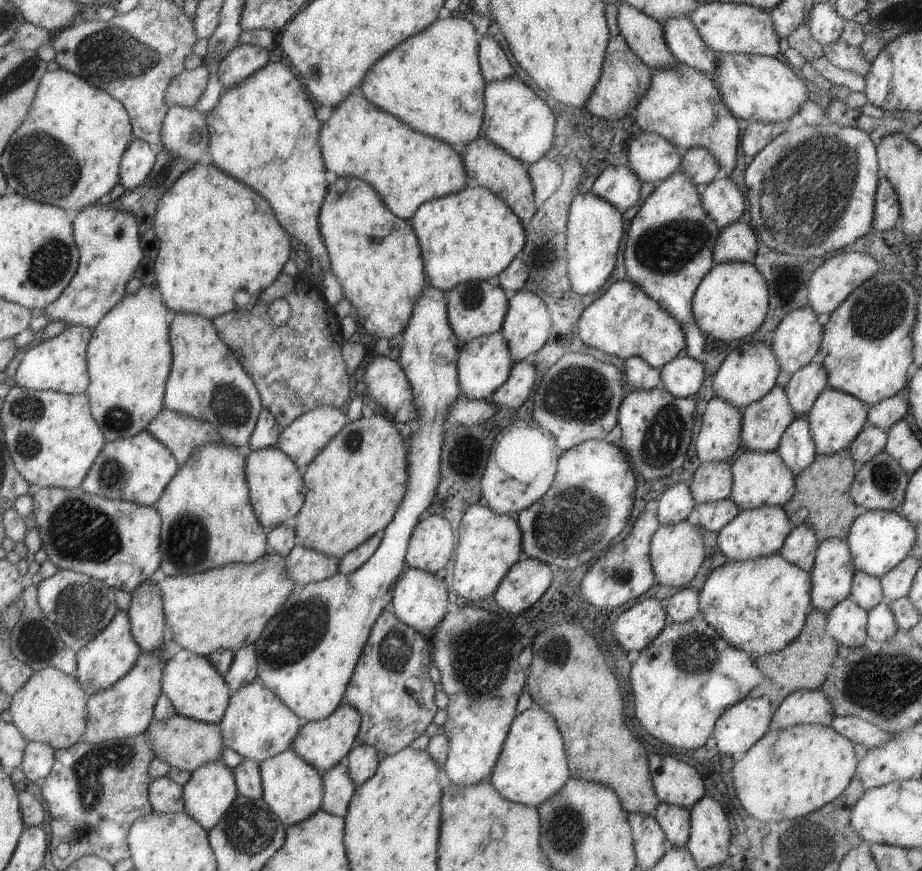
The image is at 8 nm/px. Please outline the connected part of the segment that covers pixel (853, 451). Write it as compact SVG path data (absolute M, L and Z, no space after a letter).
M865 424L859 434L849 443L847 449L851 458L860 465L884 450L885 443L886 432L884 430L871 424Z

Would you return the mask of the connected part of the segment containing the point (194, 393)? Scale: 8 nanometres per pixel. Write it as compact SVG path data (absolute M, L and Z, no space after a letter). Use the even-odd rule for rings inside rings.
M174 313L168 326L168 339L172 363L164 386L164 407L207 421L215 427L223 442L239 448L246 457L251 451L248 440L262 408L258 390L251 377L239 364L233 351L219 338L211 319L191 313Z

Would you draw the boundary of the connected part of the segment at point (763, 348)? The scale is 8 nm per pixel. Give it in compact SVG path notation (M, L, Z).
M769 340L750 341L741 346L732 348L723 362L719 365L713 380L712 388L714 396L717 395L737 408L743 408L756 400L759 400L764 394L767 394L773 385L775 377L779 374L780 368L772 353Z

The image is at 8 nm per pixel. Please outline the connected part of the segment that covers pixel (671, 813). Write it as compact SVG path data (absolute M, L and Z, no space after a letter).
M658 801L652 814L668 846L685 846L690 833L690 812L682 806Z

